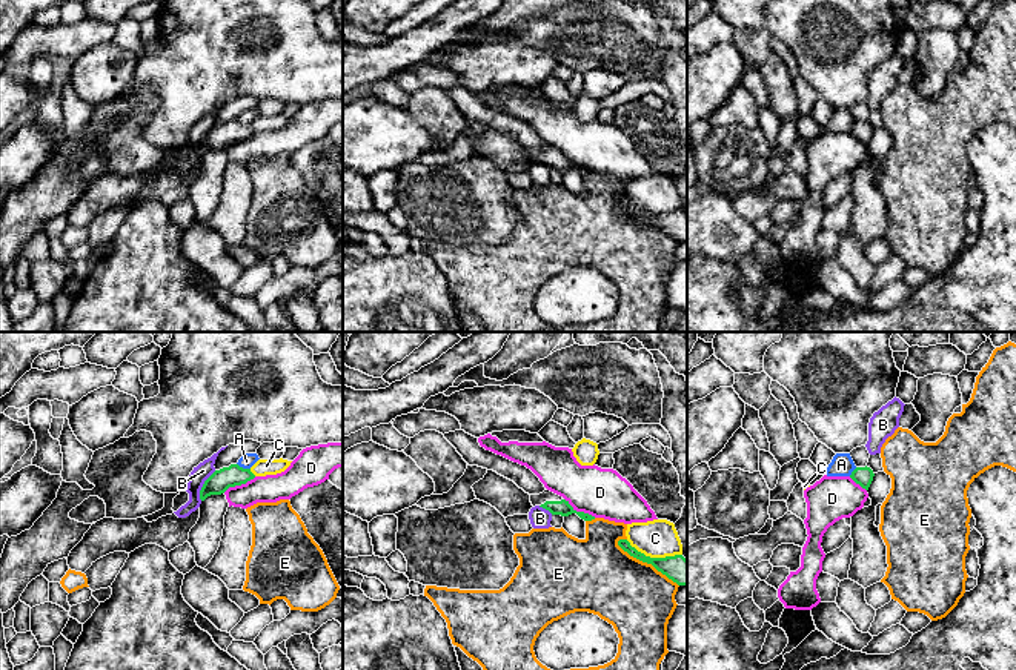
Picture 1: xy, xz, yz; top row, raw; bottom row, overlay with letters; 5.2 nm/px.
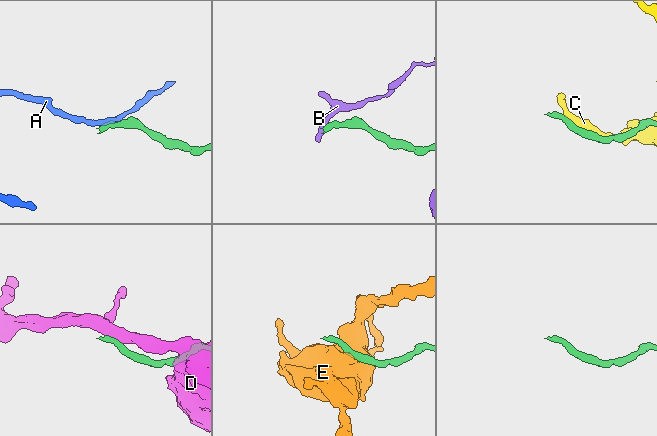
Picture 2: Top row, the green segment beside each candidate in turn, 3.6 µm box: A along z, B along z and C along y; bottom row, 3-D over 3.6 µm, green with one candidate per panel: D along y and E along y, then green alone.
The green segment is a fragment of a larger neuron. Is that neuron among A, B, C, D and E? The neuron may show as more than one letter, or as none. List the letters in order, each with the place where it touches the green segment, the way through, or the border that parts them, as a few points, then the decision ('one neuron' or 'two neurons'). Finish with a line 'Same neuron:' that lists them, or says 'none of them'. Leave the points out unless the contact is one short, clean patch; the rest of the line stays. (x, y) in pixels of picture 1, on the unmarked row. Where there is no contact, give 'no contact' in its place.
A: meets green in xy at (242, 123); border along xy (237, 119), (249, 125); two neurons
B: meets green in xy at (203, 142); border along xy (215, 126), (205, 137), (200, 155); two neurons
C: meets green in xz at (654, 214); two neurons
D: meets green in xz at (580, 168); two neurons
E: meets green in xz at (647, 218); two neurons
Same neuron: none of them

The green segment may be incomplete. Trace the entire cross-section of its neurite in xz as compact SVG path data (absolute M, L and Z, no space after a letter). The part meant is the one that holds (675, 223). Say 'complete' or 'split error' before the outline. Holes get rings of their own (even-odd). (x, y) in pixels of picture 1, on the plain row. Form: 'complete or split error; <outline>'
complete; M619 195L618 201L630 212L642 218L652 220L658 227L666 231L678 241L687 241L687 215L682 211L650 214L632 203L627 195Z

